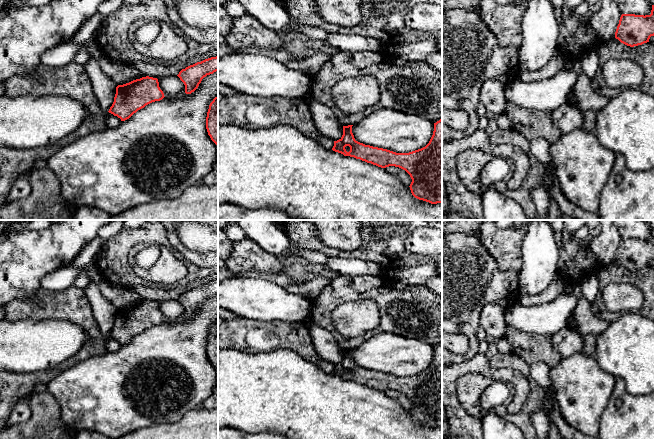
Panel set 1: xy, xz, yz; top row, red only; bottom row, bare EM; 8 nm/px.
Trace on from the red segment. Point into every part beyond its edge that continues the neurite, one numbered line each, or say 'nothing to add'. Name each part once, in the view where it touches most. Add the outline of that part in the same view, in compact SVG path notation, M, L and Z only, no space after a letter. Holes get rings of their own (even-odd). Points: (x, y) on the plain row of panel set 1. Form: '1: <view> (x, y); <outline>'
nothing to add

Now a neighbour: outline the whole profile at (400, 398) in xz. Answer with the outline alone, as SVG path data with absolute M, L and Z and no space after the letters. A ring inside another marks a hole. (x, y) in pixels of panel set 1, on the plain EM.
M395 390L386 391L385 394L395 400L402 408L410 410L412 403L405 394Z

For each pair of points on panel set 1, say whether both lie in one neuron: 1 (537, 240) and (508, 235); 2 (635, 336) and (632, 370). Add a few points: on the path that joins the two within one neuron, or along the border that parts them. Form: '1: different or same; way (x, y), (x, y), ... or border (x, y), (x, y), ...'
1: different; border (526, 230), (520, 247), (523, 262)
2: same; way (635, 344), (635, 362)

